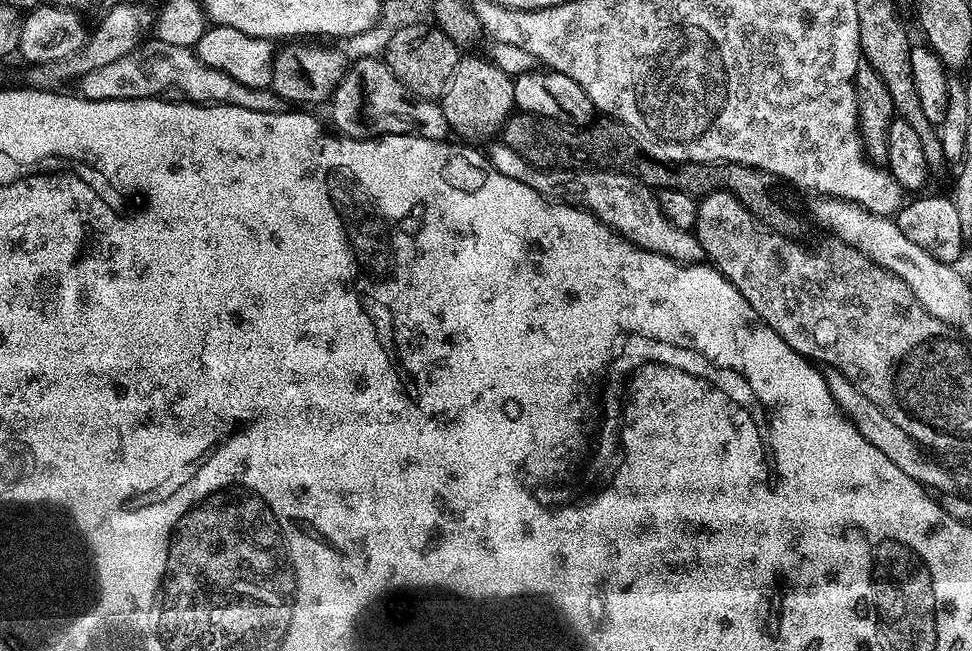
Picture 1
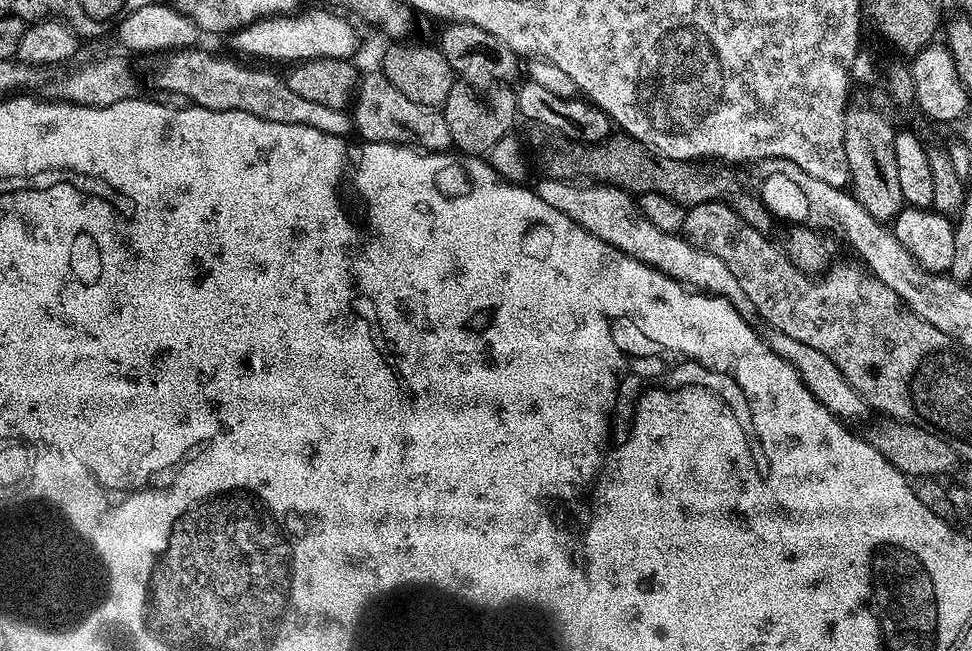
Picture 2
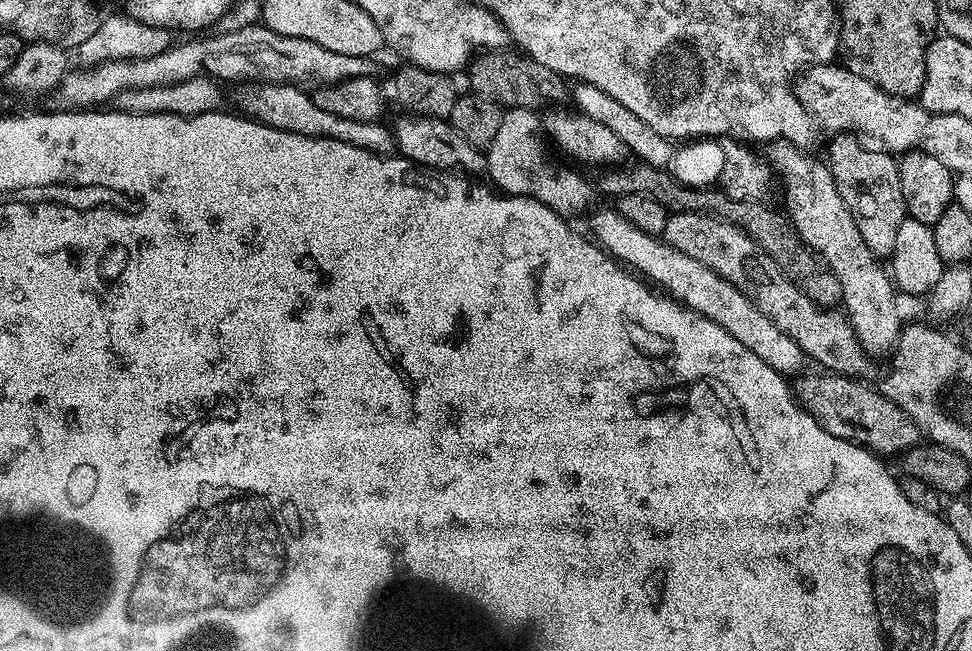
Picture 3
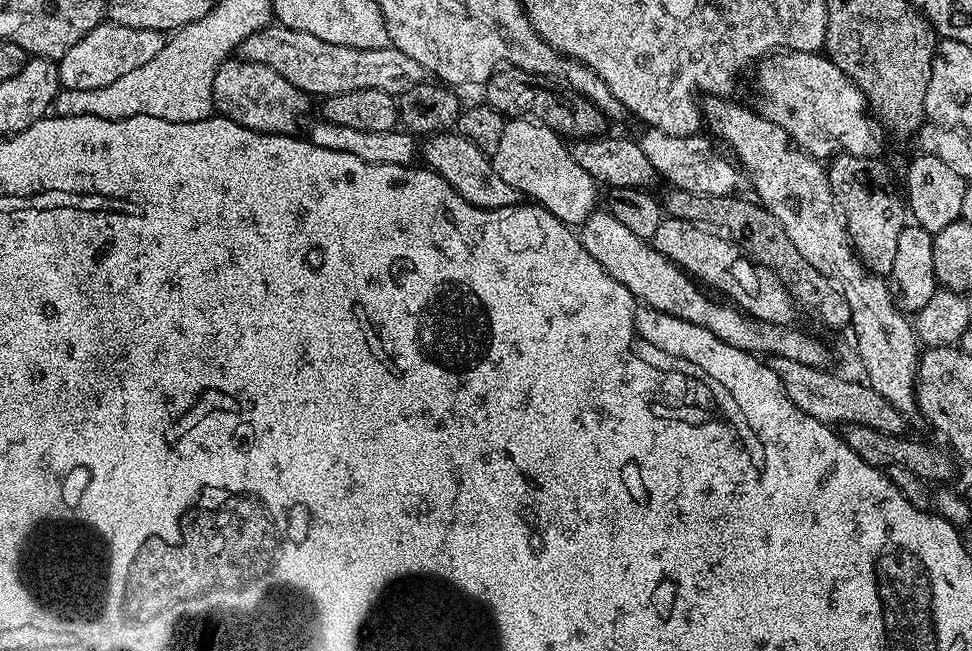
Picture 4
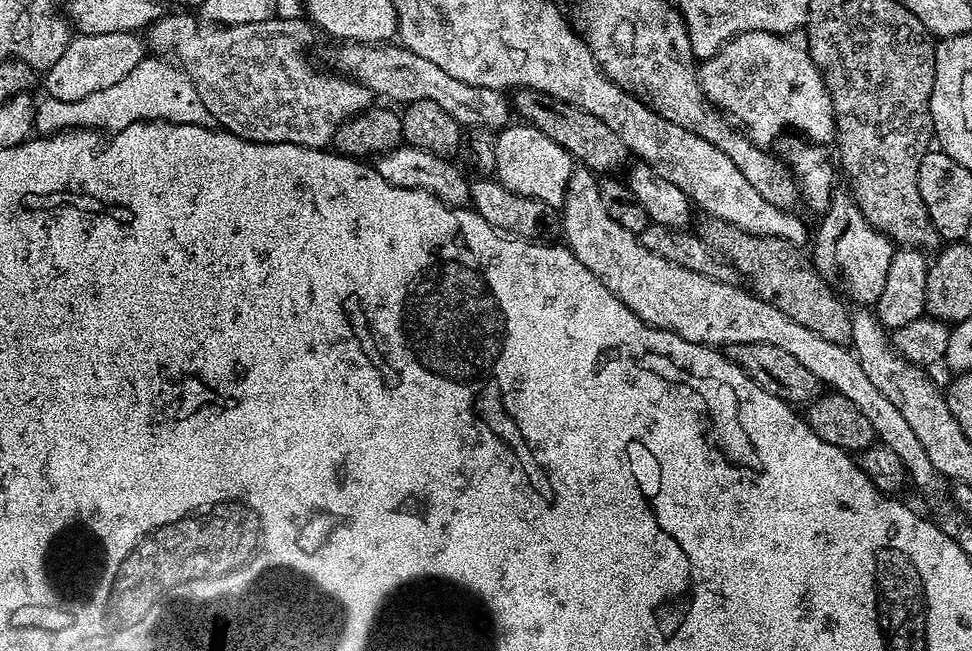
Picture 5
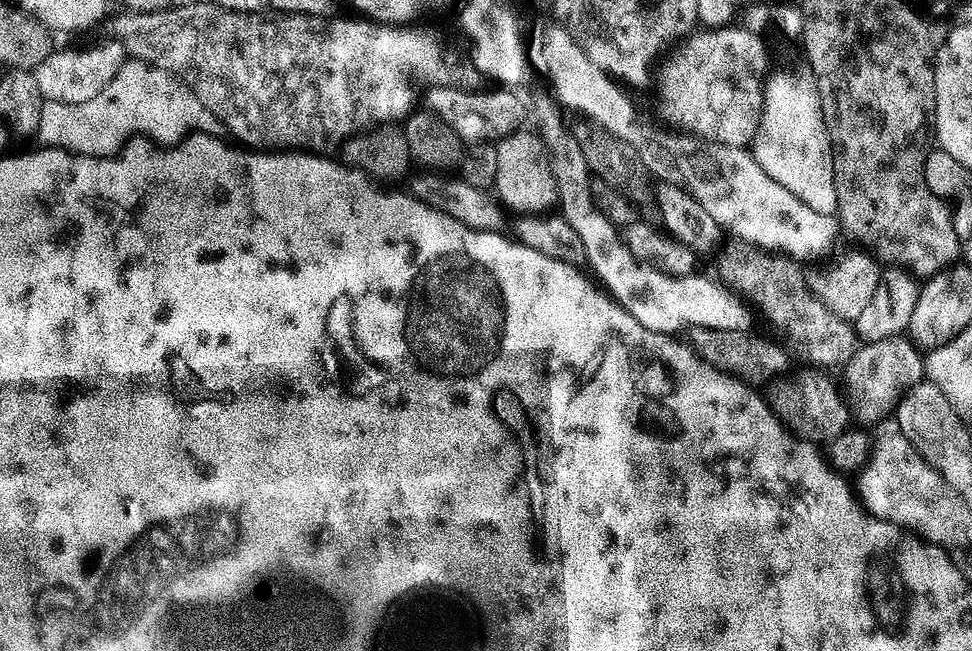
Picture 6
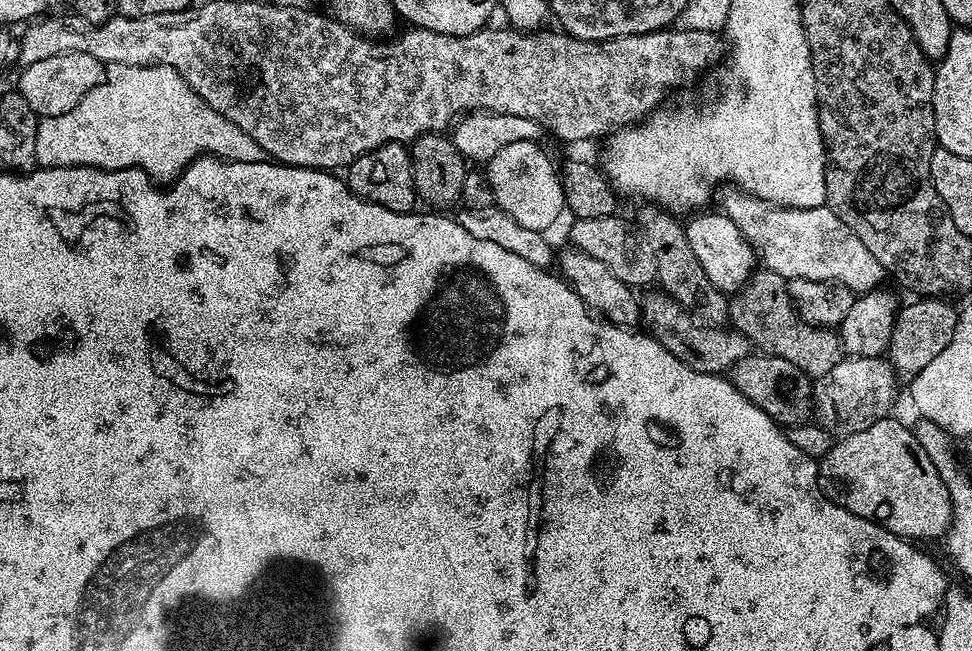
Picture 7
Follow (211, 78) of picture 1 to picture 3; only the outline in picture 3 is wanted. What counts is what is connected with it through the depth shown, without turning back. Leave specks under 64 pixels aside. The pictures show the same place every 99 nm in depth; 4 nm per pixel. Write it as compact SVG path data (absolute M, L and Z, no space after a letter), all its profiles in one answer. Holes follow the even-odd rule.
M240 82L235 85L232 100L239 111L250 120L256 120L278 130L286 130L294 134L321 136L338 142L350 142L350 146L358 146L362 150L388 154L393 151L394 141L389 125L380 120L370 122L354 122L354 118L338 118L338 114L329 114L314 106L311 95L303 87L294 84L269 84L267 82Z

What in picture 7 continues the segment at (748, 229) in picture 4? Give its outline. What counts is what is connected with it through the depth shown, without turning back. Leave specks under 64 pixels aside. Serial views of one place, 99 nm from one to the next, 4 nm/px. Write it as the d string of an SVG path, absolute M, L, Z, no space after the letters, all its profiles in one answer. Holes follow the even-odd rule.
M765 267L753 272L729 299L728 320L735 331L748 337L749 345L756 347L757 344L763 355L786 358L786 362L794 362L810 378L830 374L846 355L839 335L833 329L819 328L802 319L790 298L788 281L782 274L774 274Z

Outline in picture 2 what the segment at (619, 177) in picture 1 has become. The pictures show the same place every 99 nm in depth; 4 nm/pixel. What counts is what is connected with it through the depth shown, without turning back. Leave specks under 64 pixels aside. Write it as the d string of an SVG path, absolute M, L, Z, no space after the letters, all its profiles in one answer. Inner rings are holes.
M547 178L541 181L540 185L535 185L534 191L542 198L542 202L554 206L554 210L562 210L566 218L590 230L594 238L610 242L610 246L622 250L627 256L632 256L638 262L666 274L689 289L729 300L744 320L752 322L757 319L755 306L750 302L750 298L746 298L746 290L738 286L738 278L734 278L732 271L726 267L726 262L722 262L722 258L714 258L714 254L695 248L683 235L658 230L658 226L650 226L649 220L636 205L633 193L623 192L613 184L603 182L573 182Z

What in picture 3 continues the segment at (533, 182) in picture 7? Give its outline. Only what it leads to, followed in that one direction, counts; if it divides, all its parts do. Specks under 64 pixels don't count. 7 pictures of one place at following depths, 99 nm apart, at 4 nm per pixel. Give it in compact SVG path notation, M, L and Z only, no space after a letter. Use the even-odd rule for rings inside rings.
M509 107L498 126L498 134L489 144L485 169L490 181L501 193L530 197L542 202L562 217L582 211L588 204L593 187L570 170L554 170L544 154L546 133L541 117L533 109Z

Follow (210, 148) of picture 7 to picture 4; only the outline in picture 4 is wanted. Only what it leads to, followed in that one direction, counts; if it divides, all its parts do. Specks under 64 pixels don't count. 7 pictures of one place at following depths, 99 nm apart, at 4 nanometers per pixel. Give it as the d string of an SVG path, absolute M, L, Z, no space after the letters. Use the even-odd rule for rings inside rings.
M273 15L266 16L210 16L198 18L198 22L190 22L190 26L179 28L165 39L162 50L158 50L155 58L150 58L146 66L138 66L130 70L130 74L118 78L118 82L110 82L110 86L102 86L98 90L70 90L65 88L56 96L51 111L57 116L93 116L107 120L125 120L135 116L162 118L166 122L198 122L213 115L212 83L217 68L239 49L240 43L250 34L261 32L273 23Z

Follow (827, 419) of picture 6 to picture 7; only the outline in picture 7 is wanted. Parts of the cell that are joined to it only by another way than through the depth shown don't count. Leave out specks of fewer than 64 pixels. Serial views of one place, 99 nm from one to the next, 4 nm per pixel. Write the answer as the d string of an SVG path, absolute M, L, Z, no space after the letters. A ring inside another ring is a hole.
M749 354L746 358L742 358L742 362L738 362L732 367L730 379L732 385L735 386L742 395L746 398L750 398L750 402L754 402L754 406L758 406L758 410L762 410L771 420L776 421L776 423L781 426L793 426L805 423L805 421L813 415L813 381L805 372L798 370L798 366L794 366L794 362L786 362L786 358L765 356L763 354Z

